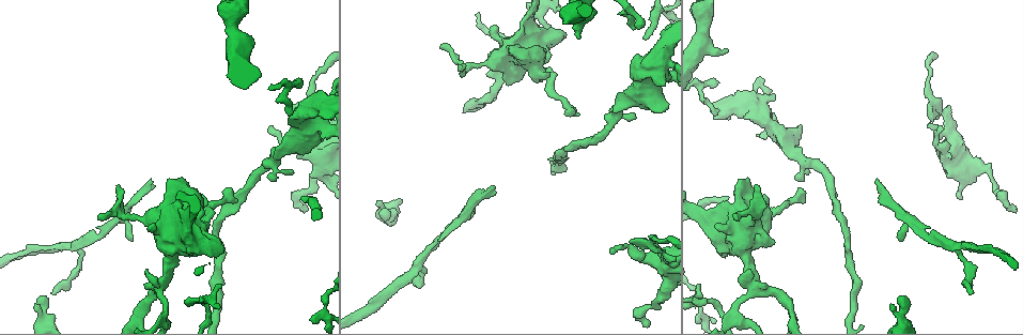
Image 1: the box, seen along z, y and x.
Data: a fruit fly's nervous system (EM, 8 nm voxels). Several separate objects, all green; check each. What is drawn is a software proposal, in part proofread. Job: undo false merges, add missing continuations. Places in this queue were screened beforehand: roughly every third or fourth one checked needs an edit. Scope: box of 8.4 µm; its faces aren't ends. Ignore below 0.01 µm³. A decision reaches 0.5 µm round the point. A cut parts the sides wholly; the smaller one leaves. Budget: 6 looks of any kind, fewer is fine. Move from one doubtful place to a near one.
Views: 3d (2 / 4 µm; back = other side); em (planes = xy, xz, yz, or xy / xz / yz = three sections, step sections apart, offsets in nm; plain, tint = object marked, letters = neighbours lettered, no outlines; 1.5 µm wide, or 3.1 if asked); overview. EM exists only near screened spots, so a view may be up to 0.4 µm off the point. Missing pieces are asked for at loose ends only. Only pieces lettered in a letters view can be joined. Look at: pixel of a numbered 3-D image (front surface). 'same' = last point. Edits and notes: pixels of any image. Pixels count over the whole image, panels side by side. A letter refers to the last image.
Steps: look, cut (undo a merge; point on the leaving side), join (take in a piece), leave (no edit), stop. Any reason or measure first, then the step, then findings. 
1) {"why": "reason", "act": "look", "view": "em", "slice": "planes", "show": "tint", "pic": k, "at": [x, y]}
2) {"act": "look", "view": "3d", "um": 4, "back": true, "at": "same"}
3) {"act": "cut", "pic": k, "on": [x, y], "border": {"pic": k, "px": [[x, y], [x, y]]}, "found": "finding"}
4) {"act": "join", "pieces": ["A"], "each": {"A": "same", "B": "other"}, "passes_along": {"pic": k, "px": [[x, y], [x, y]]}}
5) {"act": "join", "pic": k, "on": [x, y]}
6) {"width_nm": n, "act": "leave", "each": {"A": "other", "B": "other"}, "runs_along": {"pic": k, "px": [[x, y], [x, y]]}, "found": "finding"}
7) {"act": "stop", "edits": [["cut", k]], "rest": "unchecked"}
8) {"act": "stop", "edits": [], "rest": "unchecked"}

{"why": "an open end", "act": "look", "view": "3d", "um": 2, "pic": 1, "at": [50, 292]}

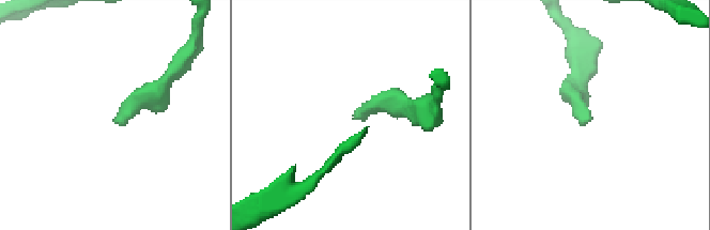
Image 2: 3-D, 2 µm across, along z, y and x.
{"why": "now the EM", "act": "look", "view": "em", "slice": "yz", "step": 4, "show": "tint", "pic": 2, "at": [115, 120]}

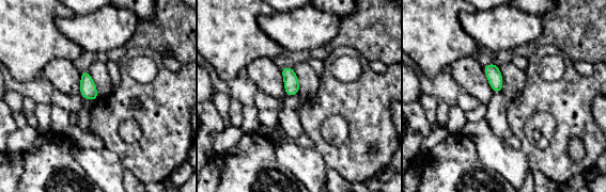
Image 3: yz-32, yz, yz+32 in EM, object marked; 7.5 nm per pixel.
{"act": "look", "view": "em", "slice": "planes", "show": "letters", "at": "same"}

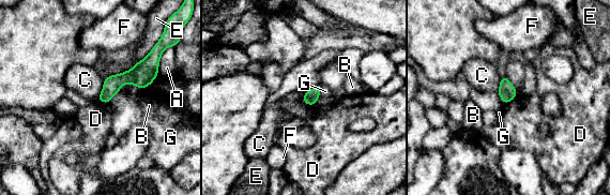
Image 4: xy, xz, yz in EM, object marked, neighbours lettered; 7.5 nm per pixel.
{"width_nm": 110, "act": "leave", "each": {"A": "other", "B": "other", "C": "other", "D": "other", "E": "other", "F": "other", "G": "other"}, "border": {"pic": 4, "px": [[157, 74], [141, 90]]}, "found": "none of them fits"}

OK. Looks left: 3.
{"why": "tapers out", "act": "look", "view": "3d", "um": 2, "back": true, "pic": 1, "at": [902, 238]}

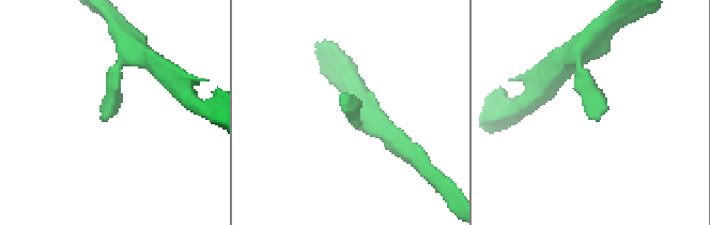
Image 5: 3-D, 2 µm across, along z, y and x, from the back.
{"act": "look", "view": "em", "slice": "planes", "show": "letters", "pic": 5, "at": [102, 118]}

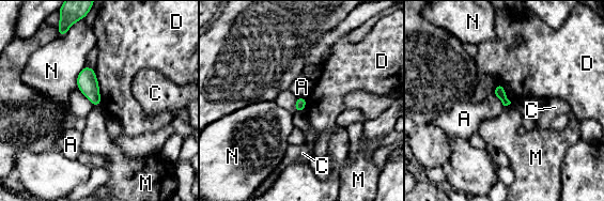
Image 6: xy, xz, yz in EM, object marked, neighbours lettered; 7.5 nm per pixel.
{"act": "leave", "each": {"A": "other", "C": "other", "D": "other", "M": "other", "N": "other"}, "border": {"pic": 6, "px": [[94, 70], [102, 105]]}, "found": "no lettered piece goes on from it"}

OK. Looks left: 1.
{"act": "stop", "edits": [], "rest": "unchecked"}

